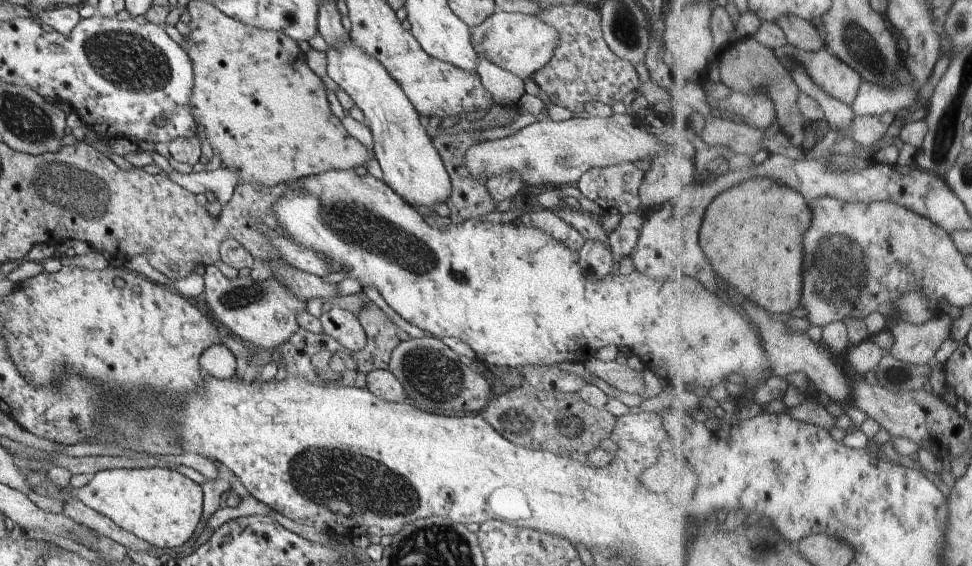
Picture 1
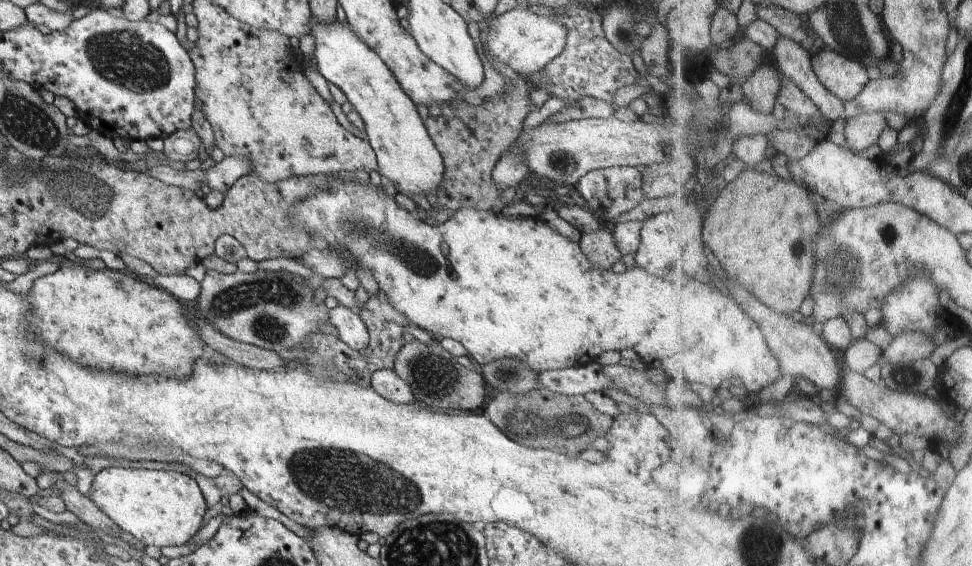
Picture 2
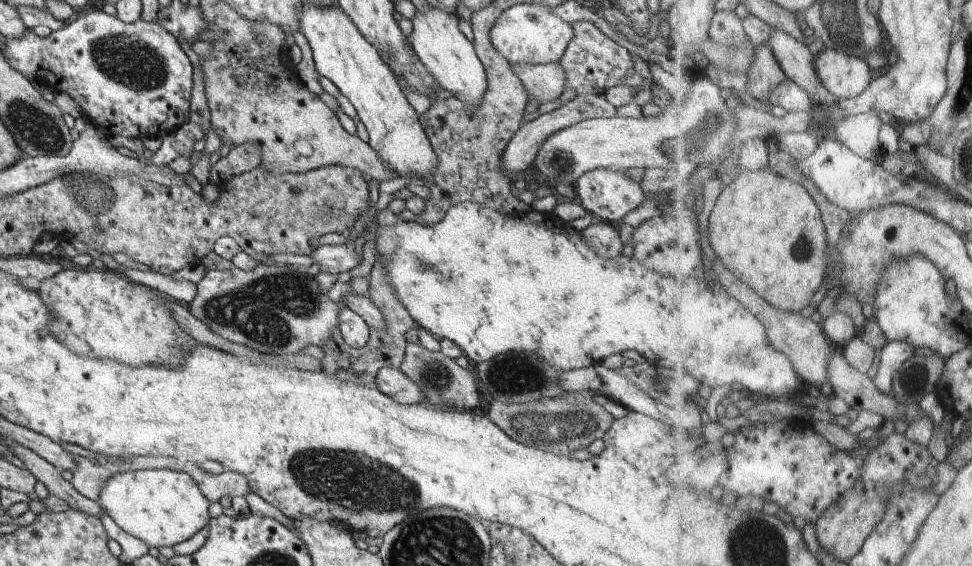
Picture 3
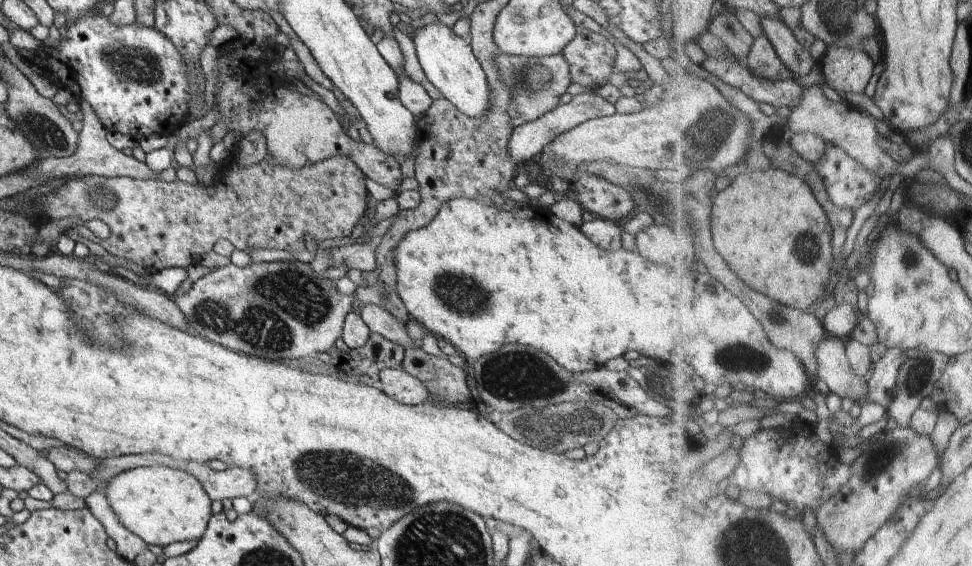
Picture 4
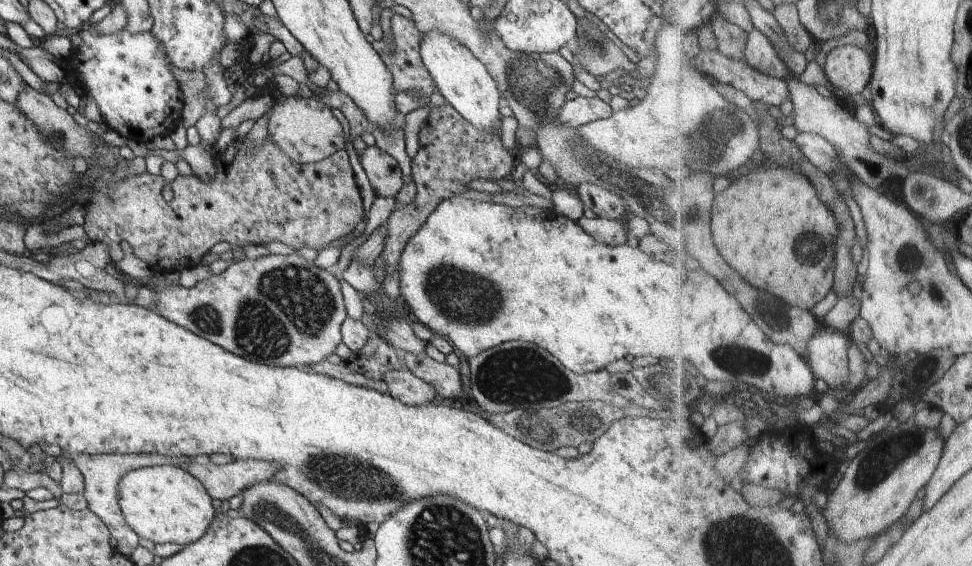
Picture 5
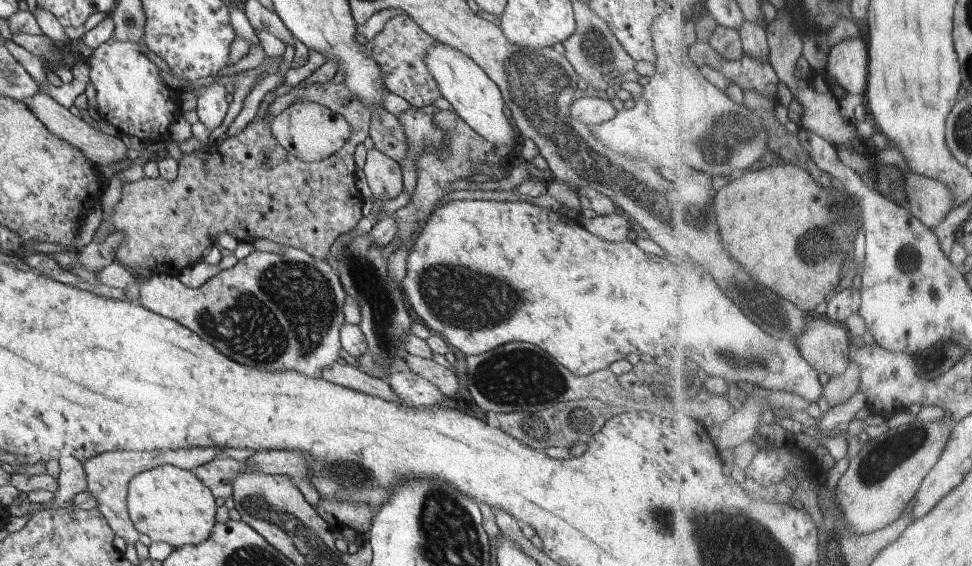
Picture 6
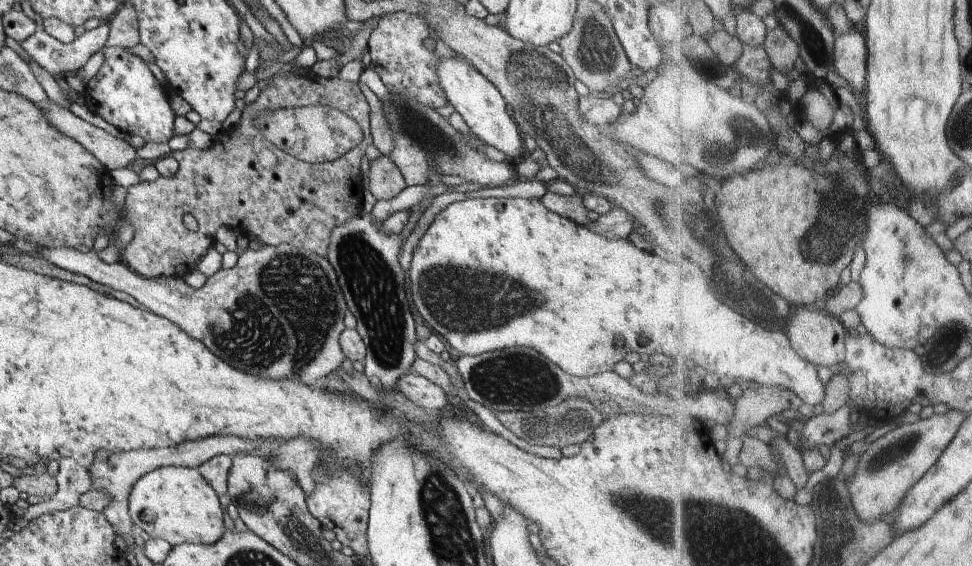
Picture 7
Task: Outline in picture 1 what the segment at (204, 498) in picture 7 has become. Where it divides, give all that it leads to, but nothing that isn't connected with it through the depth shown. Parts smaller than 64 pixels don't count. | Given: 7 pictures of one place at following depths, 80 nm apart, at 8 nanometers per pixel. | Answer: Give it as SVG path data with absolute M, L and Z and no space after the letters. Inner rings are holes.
M166 467L106 469L94 474L94 478L80 490L72 490L72 494L65 490L62 492L66 497L75 497L85 506L108 516L117 526L152 547L163 549L183 546L190 540L203 517L203 491L200 484Z

